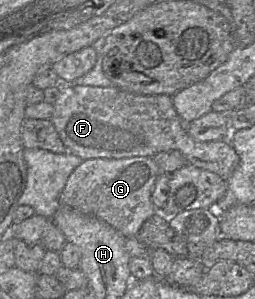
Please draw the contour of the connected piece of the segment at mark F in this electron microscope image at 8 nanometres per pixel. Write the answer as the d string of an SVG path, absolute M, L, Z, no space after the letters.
M62 83L59 95L53 104L51 121L68 152L82 160L92 158L122 159L139 156L152 157L163 151L179 151L187 163L210 170L228 179L239 163L239 157L228 141L201 142L192 138L186 123L179 117L170 95L141 95L115 86L93 87Z

